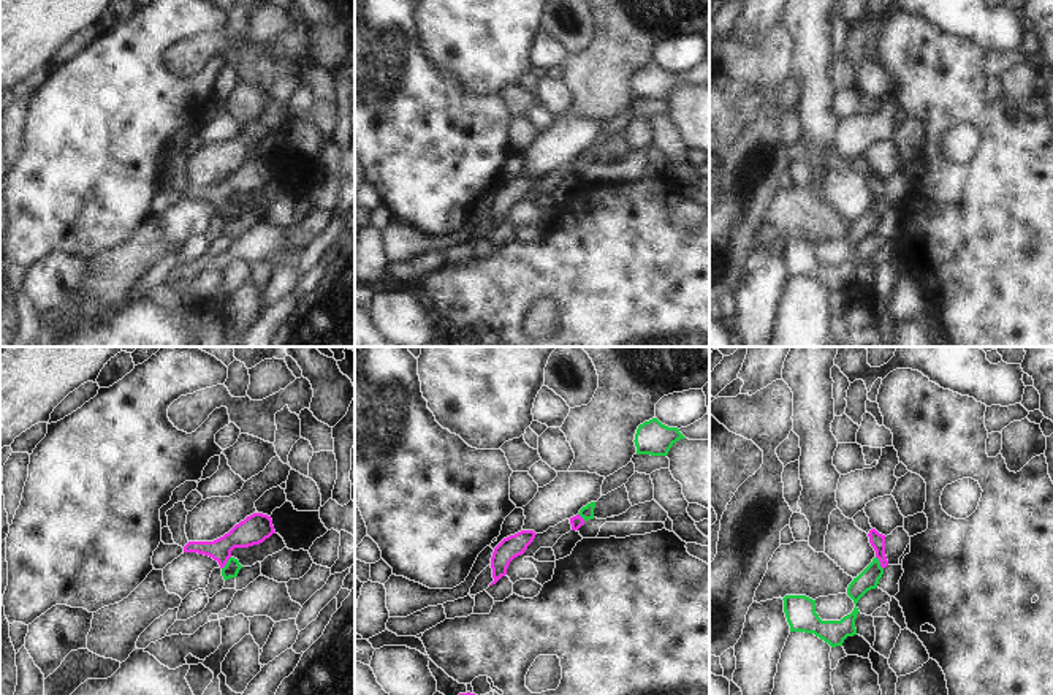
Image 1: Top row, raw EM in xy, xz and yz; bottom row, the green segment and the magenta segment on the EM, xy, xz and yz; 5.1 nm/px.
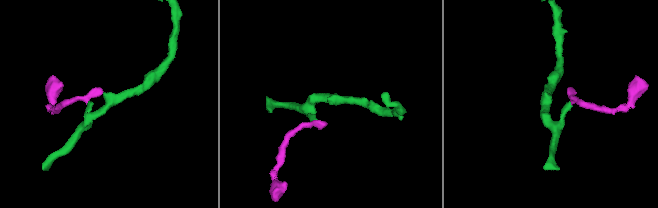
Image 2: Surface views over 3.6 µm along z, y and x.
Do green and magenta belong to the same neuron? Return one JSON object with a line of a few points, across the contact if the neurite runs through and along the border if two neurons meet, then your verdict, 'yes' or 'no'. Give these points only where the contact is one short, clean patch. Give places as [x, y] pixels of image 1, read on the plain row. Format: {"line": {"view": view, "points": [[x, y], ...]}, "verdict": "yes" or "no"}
{"line": {"view": "xy", "points": [[231, 214], [227, 208], [227, 195], [257, 173]]}, "verdict": "yes"}

